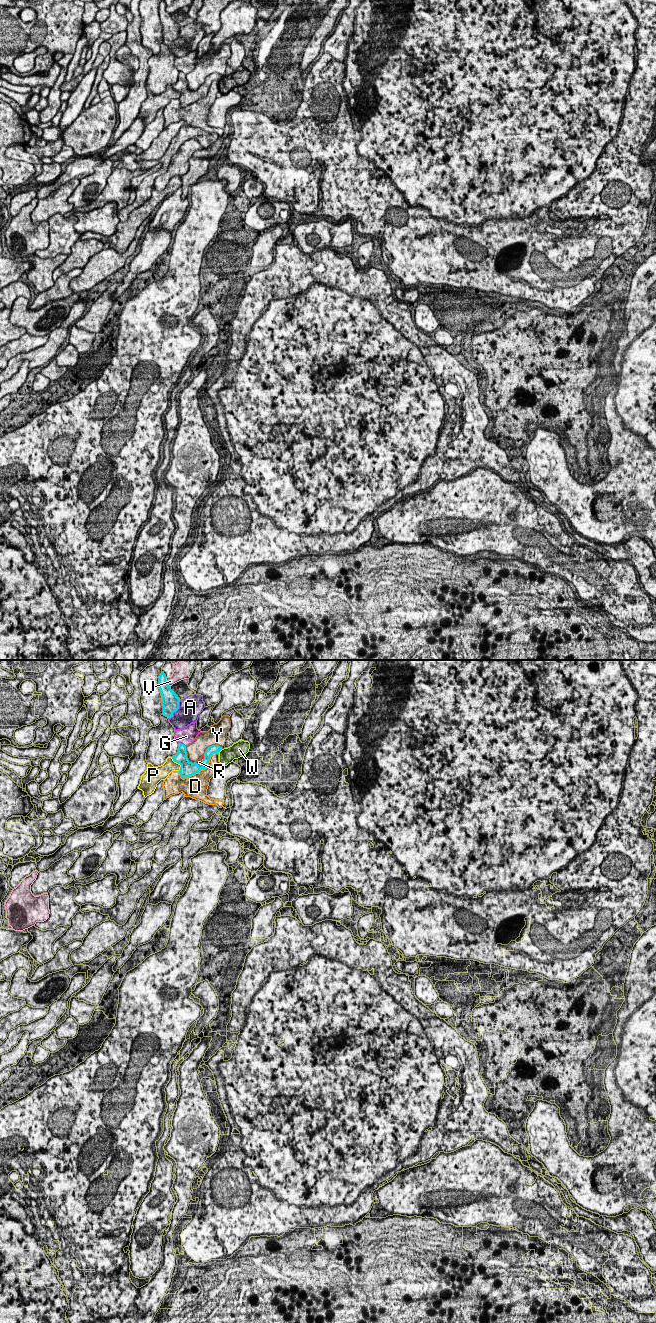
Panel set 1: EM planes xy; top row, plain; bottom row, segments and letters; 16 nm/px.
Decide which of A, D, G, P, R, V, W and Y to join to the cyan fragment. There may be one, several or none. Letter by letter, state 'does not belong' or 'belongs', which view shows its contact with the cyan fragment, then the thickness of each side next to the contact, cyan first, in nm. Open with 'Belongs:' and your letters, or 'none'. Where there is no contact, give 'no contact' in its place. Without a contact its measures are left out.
Belongs: R
A: does not belong | xy | 280/360 nm
D: does not belong | xy | 240/320 nm
G: does not belong | xy | 190/280 nm
P: does not belong | xy | 240/190 nm
R: belongs | xy | 220/90 nm
V: does not belong | xy | 220/160 nm
W: does not belong | xy | 130/240 nm
Y: does not belong | xy | 130/320 nm

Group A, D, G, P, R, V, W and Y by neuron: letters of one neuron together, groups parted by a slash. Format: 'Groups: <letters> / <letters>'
Groups: A / D / G / P / R / V / W / Y

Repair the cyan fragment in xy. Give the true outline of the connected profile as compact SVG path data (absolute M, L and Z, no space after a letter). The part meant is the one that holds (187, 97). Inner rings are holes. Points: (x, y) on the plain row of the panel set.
M179 71L178 80L172 85L173 89L180 92L180 104L182 107L188 106L201 98L207 96L210 85L213 81L218 81L222 78L219 73L212 73L208 75L204 83L197 90L190 90L187 86L186 74Z

